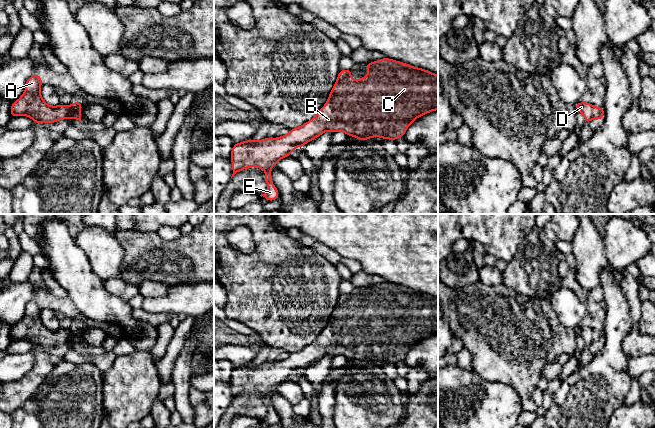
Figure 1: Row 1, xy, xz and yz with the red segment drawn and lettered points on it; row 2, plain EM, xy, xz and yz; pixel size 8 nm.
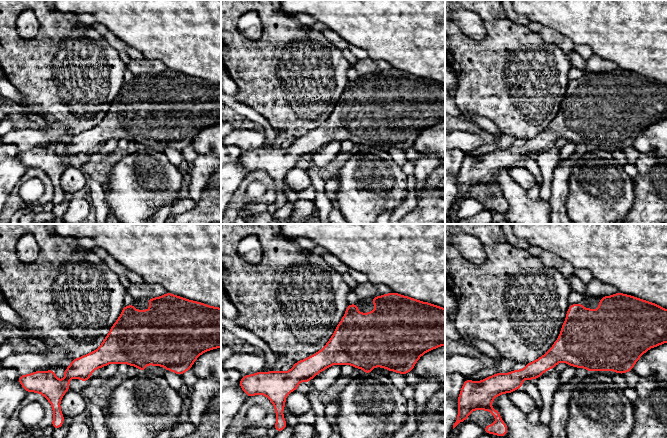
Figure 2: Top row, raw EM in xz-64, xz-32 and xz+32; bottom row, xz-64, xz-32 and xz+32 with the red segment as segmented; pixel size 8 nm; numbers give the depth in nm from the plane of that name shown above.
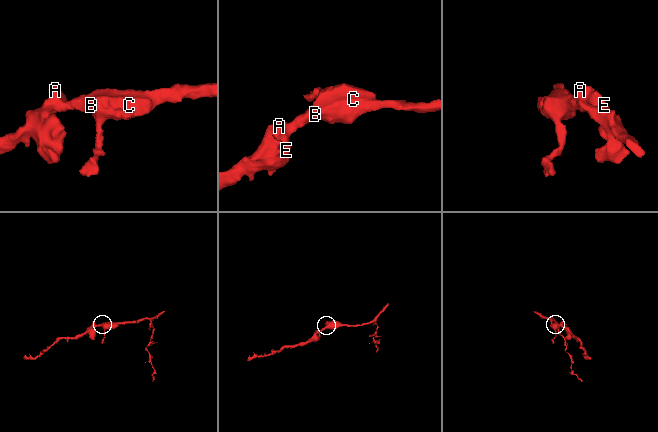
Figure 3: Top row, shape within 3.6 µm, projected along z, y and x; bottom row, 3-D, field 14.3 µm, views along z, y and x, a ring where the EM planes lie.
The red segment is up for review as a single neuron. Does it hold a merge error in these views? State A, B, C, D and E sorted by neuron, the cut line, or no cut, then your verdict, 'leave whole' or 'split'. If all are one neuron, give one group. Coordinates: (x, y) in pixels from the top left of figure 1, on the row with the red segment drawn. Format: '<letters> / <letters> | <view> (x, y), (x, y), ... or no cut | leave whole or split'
A B C D E | no cut | leave whole

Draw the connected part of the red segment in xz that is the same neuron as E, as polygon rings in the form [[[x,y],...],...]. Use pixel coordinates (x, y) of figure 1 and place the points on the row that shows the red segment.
[[[387,57],[367,63],[365,69],[369,71],[368,75],[358,81],[351,78],[351,69],[340,70],[327,102],[317,115],[305,124],[291,129],[288,134],[278,138],[267,137],[260,141],[235,143],[230,154],[233,171],[231,178],[251,166],[263,169],[268,188],[260,196],[273,201],[279,198],[279,192],[272,182],[271,168],[280,159],[291,155],[296,147],[303,147],[326,131],[342,131],[358,140],[372,137],[396,140],[404,136],[415,119],[438,110],[437,74]]]

